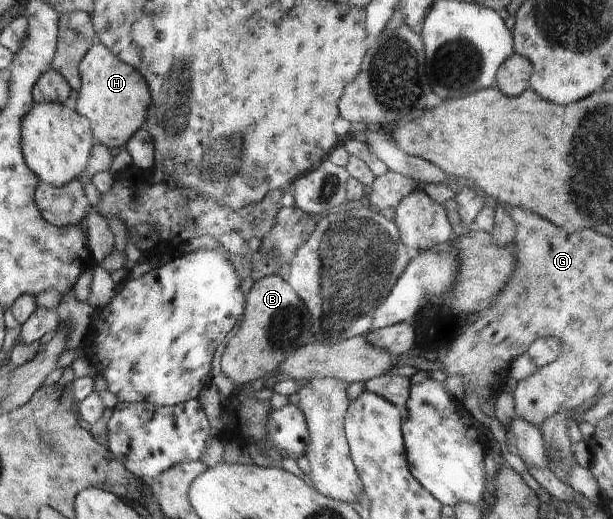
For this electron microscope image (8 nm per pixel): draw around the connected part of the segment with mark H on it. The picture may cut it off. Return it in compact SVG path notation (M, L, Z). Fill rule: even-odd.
M93 44L79 66L83 84L77 92L73 106L81 116L87 117L99 145L108 149L126 142L147 122L152 95L148 81L133 65L117 57L107 46Z

